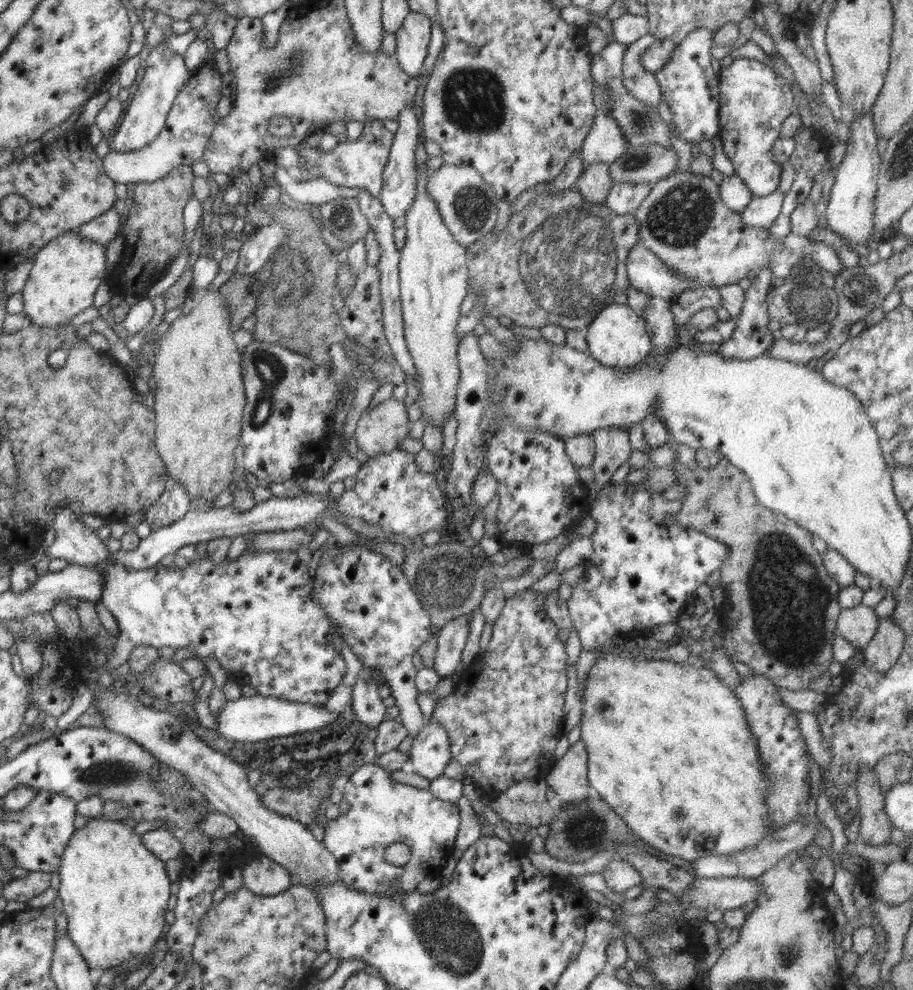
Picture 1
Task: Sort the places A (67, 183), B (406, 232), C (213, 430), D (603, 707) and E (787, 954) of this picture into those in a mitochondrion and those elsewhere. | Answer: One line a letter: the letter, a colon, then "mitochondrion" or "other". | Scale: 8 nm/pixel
A: mitochondrion
B: other
C: other
D: other
E: mitochondrion

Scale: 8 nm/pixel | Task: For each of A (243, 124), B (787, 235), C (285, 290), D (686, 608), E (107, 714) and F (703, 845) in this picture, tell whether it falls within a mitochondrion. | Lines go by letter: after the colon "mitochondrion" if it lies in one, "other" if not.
A: other
B: other
C: mitochondrion
D: other
E: other
F: other

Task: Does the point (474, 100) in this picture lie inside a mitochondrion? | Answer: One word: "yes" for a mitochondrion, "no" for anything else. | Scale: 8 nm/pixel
yes

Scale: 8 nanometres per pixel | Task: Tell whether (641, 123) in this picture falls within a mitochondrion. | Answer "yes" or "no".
yes

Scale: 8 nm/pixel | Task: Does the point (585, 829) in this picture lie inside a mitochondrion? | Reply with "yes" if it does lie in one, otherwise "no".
yes

